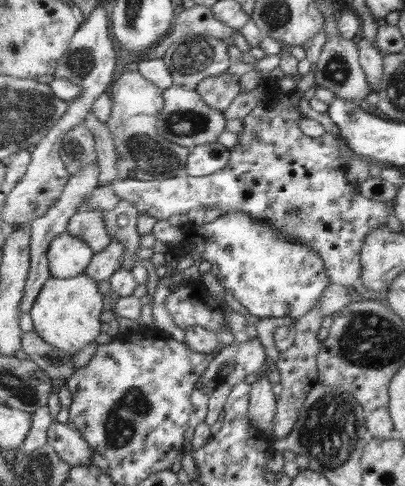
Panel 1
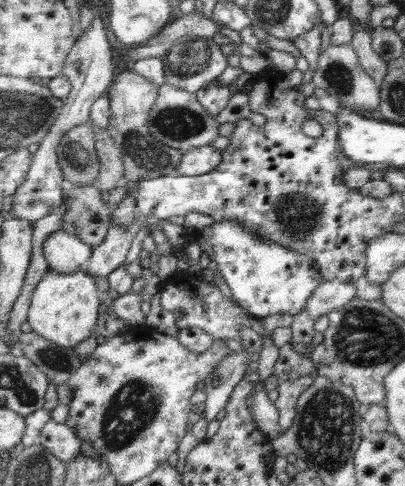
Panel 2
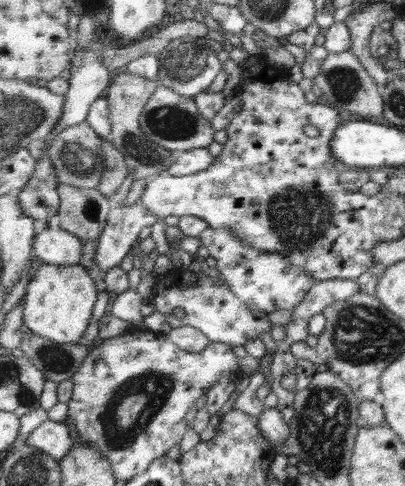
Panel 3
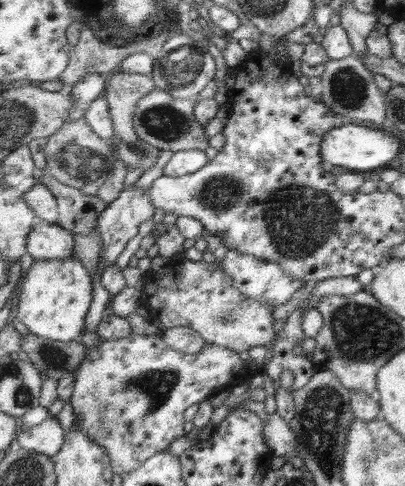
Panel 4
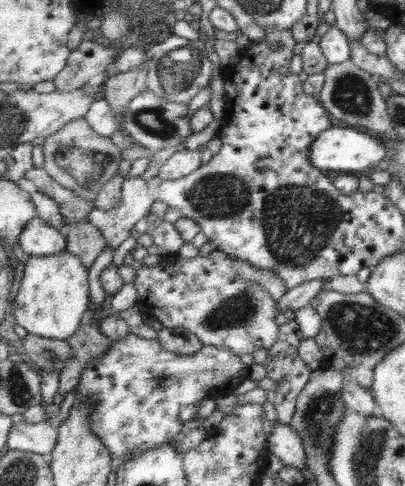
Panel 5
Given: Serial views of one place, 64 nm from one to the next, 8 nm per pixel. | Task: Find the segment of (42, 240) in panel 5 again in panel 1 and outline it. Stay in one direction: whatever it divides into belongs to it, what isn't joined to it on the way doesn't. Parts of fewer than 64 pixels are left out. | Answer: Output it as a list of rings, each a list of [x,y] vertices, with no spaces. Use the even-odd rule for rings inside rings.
[[[61,234],[49,250],[49,262],[53,278],[69,280],[77,276],[85,276],[89,264],[93,264],[95,250],[81,238],[73,234]]]

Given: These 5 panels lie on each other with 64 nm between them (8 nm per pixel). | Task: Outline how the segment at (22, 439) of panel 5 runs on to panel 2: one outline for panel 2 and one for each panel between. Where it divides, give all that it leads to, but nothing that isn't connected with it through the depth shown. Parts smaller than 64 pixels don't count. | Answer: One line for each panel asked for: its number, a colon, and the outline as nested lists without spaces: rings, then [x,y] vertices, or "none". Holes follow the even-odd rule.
2: [[[49,422],[43,428],[41,446],[49,448],[59,460],[67,464],[83,456],[83,440],[77,436],[77,432],[69,424]]]
3: [[[47,420],[39,426],[39,430],[33,432],[27,446],[35,446],[61,462],[65,456],[69,456],[73,452],[73,448],[77,444],[75,444],[75,438],[71,436],[71,430],[65,422]]]
4: [[[47,418],[43,424],[21,432],[19,444],[25,450],[33,450],[39,454],[47,454],[49,458],[55,458],[67,446],[67,432],[59,424],[59,420]]]

